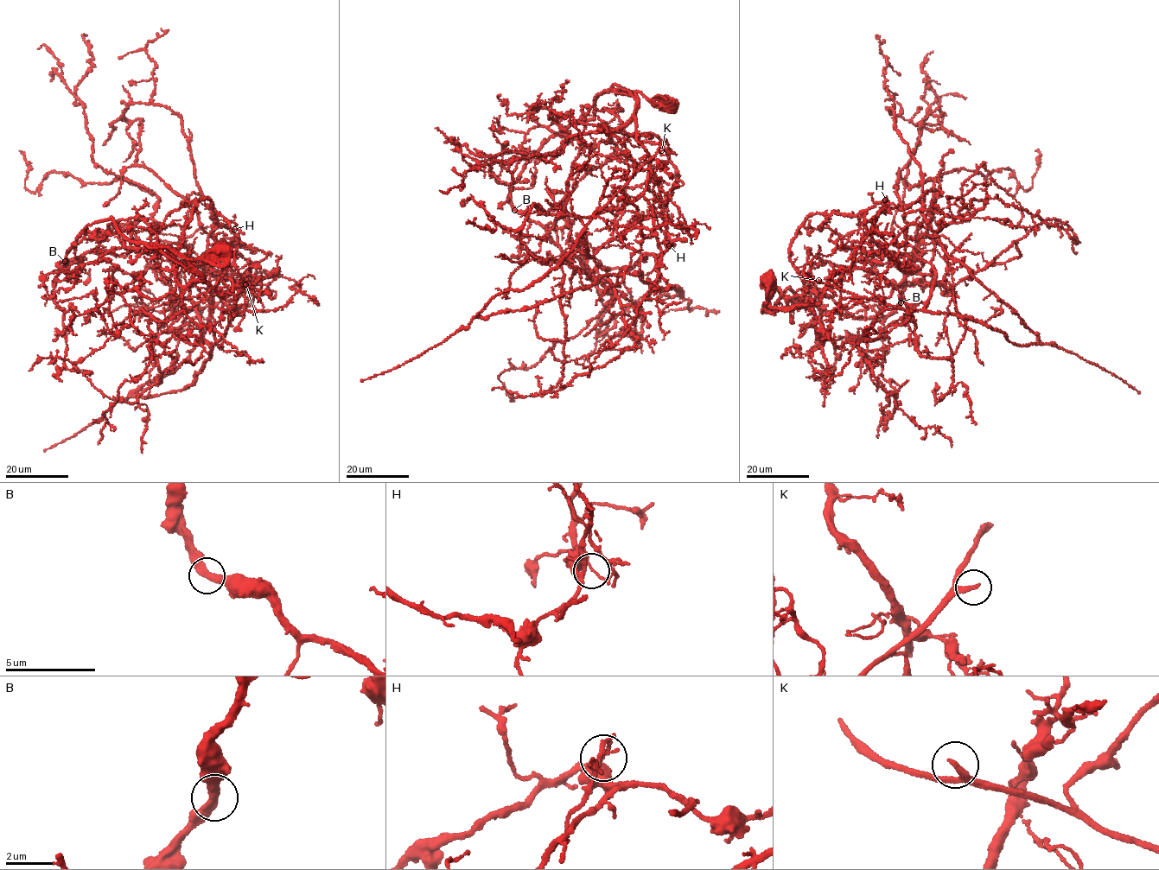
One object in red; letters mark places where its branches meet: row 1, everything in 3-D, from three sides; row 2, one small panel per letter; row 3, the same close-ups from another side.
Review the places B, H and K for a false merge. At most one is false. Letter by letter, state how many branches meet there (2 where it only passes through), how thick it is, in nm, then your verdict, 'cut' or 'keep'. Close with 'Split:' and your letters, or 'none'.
B: 2 branches meet; 380 nm thick; keep
H: 2 branches meet; 260 nm thick; cut
K: 2 branches meet; 240 nm thick; keep
Split: H

